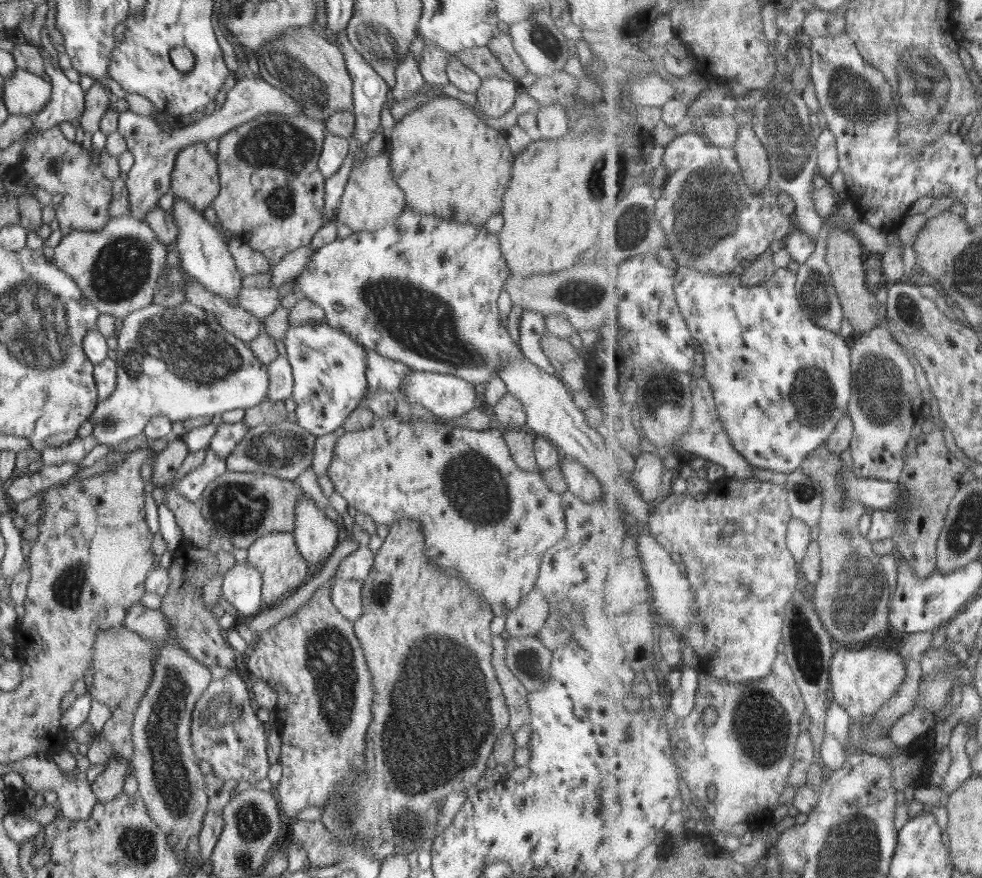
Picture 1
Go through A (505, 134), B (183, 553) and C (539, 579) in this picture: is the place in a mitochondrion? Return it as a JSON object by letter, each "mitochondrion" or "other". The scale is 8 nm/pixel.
{"A":"other","B":"other","C":"other"}

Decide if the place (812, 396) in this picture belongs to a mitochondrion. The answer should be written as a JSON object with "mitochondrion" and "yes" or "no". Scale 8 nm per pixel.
{"mitochondrion":"yes"}

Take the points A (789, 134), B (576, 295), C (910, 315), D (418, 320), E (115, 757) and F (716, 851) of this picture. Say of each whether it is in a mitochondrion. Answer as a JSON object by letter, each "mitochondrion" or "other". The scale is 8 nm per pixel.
{"A":"mitochondrion","B":"mitochondrion","C":"mitochondrion","D":"mitochondrion","E":"other","F":"other"}

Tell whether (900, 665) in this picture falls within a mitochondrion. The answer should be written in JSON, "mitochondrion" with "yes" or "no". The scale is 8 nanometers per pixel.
{"mitochondrion":"no"}

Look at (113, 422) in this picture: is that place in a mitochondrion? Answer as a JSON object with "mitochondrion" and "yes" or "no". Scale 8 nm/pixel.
{"mitochondrion":"yes"}

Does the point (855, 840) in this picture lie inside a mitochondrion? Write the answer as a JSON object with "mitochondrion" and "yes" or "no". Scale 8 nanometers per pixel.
{"mitochondrion":"yes"}

